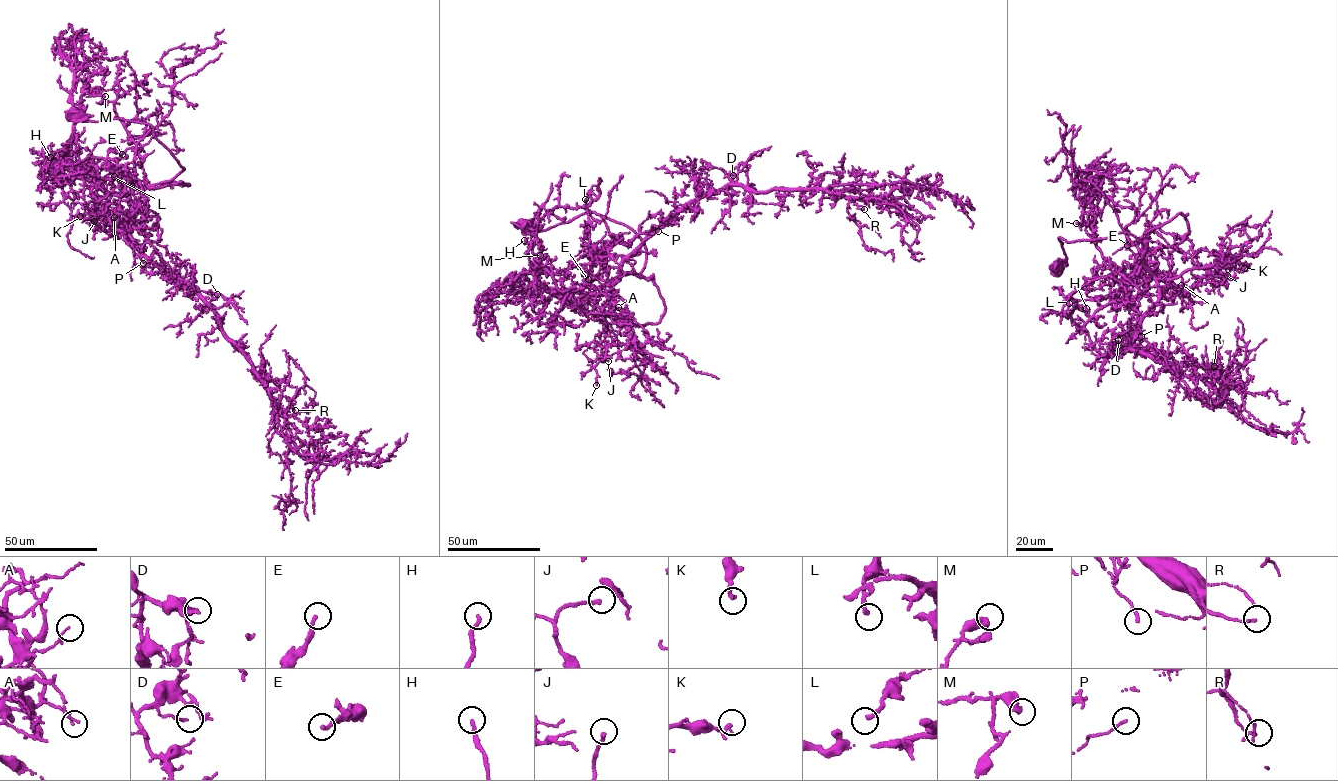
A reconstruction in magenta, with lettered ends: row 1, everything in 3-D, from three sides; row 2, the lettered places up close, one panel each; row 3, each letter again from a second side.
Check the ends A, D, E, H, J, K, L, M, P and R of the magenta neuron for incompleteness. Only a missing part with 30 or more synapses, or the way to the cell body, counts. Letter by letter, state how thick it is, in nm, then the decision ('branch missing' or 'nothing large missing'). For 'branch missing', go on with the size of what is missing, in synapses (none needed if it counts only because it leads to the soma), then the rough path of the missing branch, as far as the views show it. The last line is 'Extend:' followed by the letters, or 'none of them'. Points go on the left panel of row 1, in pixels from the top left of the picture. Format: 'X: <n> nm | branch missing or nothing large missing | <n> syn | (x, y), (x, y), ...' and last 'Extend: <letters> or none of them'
A: 110 nm | nothing large missing
D: 130 nm | nothing large missing
E: 220 nm | nothing large missing
H: 190 nm | nothing large missing
J: 190 nm | nothing large missing
K: 240 nm | nothing large missing
L: 240 nm | nothing large missing
M: 480 nm | nothing large missing
P: 150 nm | nothing large missing
R: 120 nm | nothing large missing
Extend: none of them

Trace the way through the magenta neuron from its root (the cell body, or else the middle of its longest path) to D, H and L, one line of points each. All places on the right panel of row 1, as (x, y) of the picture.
D: (1057, 265), (1067, 257), (1060, 237), (1139, 240), (1158, 299), (1131, 347), (1118, 340)
H: (1057, 265), (1060, 237), (1141, 242), (1148, 281), (1118, 289), (1098, 326), (1086, 308)
L: (1057, 265), (1060, 237), (1127, 233), (1152, 275), (1137, 276), (1136, 261), (1069, 303)

